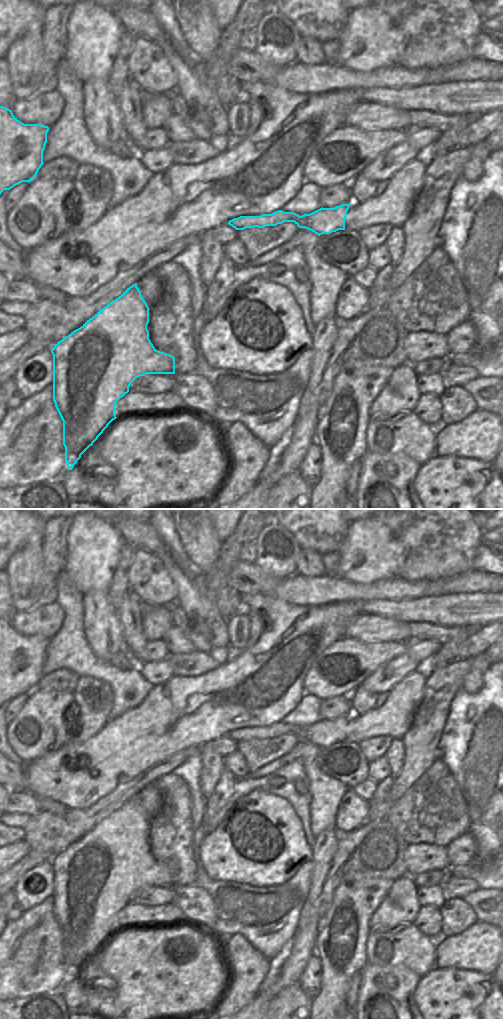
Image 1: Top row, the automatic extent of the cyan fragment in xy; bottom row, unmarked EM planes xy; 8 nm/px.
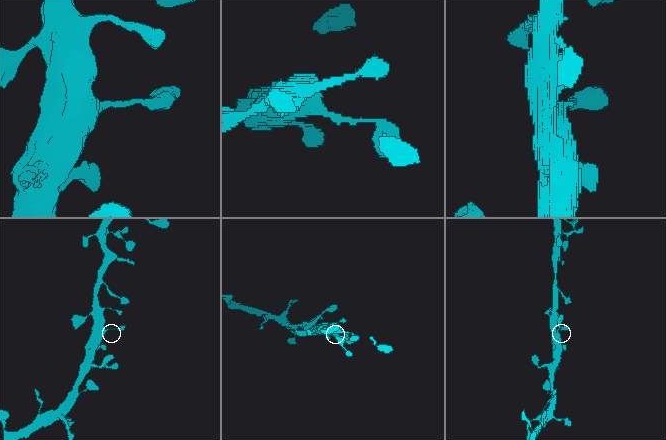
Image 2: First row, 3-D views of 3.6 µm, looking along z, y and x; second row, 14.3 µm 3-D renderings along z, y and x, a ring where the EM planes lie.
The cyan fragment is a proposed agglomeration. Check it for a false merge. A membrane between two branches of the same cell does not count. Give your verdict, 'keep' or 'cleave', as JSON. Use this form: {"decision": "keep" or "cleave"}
{"decision": "keep"}

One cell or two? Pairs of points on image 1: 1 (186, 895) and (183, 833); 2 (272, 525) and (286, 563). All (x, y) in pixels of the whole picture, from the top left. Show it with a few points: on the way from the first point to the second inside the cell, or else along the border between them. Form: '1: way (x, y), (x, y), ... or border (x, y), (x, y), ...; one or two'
1: border (196, 883), (175, 886); two
2: way (272, 534), (274, 542), (286, 554); one

